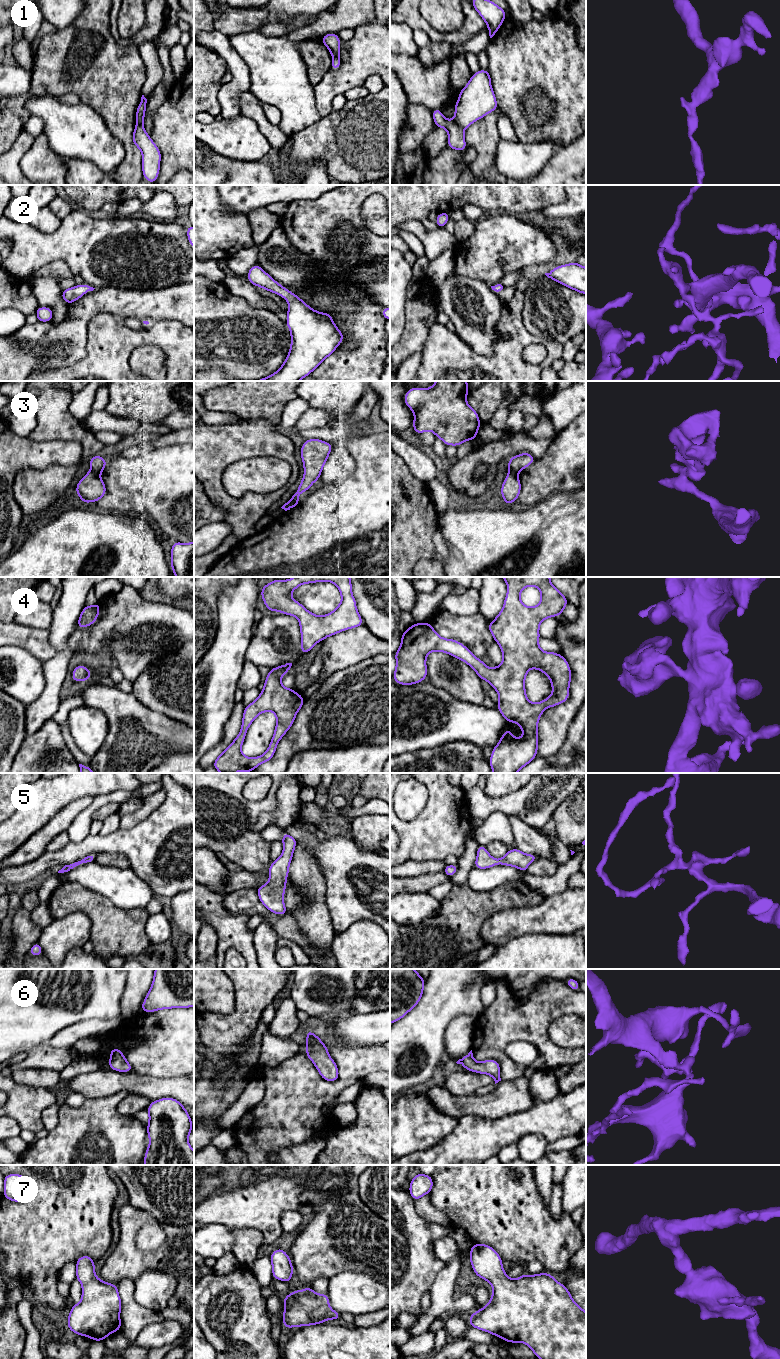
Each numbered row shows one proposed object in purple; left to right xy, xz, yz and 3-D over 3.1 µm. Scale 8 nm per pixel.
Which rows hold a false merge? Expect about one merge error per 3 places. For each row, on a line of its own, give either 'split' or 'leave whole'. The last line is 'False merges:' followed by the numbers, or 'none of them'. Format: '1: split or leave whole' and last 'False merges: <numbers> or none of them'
1: split
2: leave whole
3: split
4: leave whole
5: leave whole
6: leave whole
7: leave whole
False merges: 1, 3

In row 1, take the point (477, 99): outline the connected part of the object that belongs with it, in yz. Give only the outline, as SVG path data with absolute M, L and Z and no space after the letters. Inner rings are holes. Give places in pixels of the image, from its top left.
M480 69L460 91L458 101L454 105L454 120L465 129L497 108L489 71Z

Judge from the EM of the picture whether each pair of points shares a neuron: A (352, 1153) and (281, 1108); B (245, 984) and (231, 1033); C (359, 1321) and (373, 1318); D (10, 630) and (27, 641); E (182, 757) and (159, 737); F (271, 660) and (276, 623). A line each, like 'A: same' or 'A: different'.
A: different
B: same
C: same
D: same
E: different
F: same

